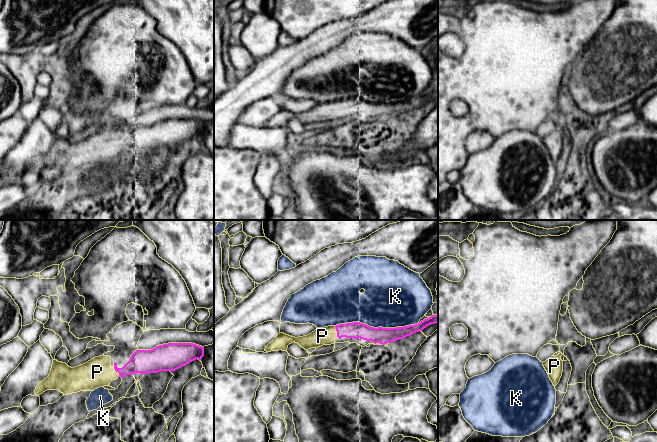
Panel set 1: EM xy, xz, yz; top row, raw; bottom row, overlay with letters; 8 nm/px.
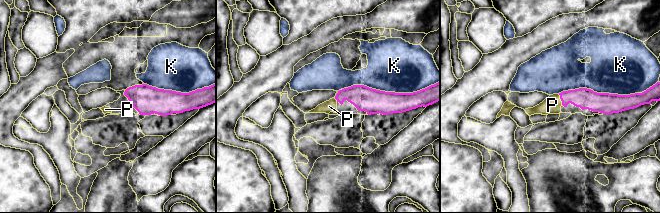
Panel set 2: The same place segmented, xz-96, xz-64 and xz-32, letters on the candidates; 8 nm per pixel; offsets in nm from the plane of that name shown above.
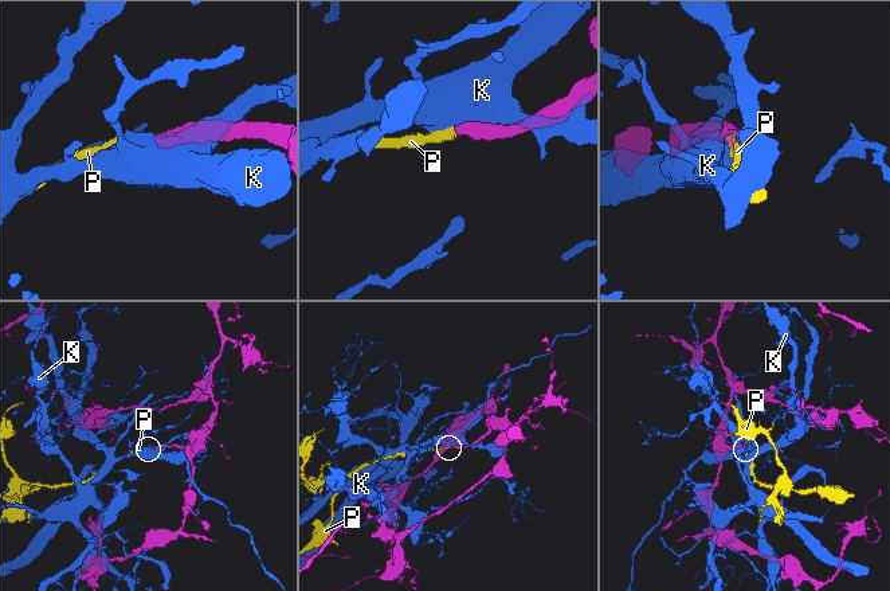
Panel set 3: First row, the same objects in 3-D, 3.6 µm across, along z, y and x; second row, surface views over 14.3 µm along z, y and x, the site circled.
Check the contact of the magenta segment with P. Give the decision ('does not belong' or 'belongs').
belongs

